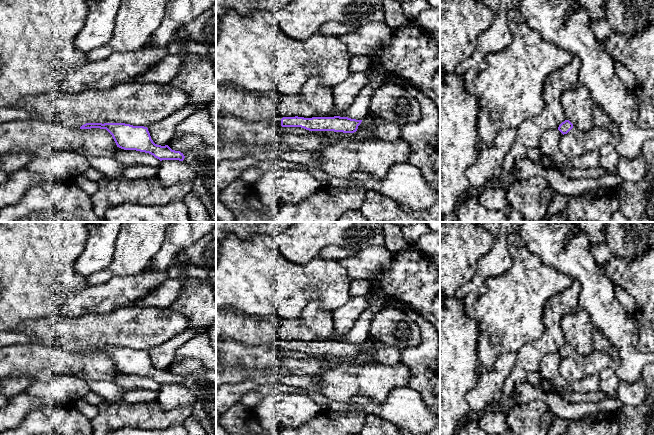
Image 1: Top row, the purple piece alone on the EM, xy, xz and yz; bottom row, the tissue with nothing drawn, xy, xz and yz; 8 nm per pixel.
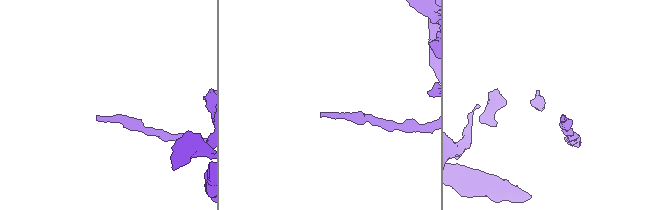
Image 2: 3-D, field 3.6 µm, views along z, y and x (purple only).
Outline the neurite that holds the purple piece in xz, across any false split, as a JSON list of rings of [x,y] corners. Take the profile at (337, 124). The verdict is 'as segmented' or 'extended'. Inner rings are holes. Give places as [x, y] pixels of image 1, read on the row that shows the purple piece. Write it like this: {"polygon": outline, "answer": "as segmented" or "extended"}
{"polygon": [[[276,116],[269,122],[282,127],[301,127],[309,131],[354,133],[362,120],[340,116],[312,118]]], "answer": "extended"}

